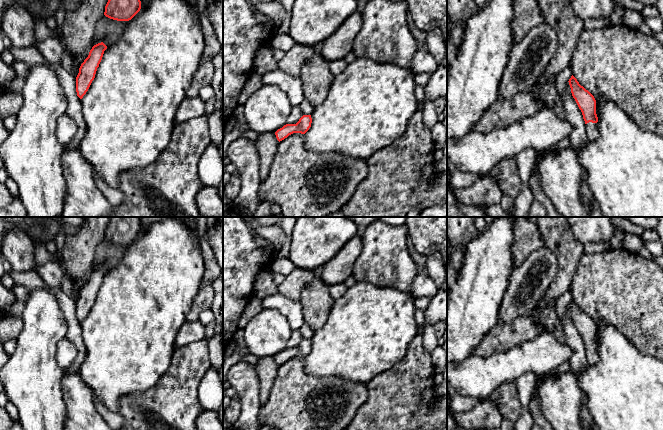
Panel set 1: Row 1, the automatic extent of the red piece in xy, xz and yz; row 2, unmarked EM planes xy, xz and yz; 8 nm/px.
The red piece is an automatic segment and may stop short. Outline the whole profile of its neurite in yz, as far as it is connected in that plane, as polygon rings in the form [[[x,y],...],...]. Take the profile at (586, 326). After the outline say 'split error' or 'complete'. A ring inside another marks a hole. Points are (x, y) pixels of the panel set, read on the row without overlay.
[[[573,299],[568,306],[572,320],[582,336],[589,364],[598,364],[600,358],[597,351],[598,341],[596,338],[596,324],[594,320],[581,310]]]; split error

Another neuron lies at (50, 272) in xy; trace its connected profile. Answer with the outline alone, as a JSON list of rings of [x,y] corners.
[[[49,261],[43,265],[36,266],[35,271],[48,286],[61,289],[63,272],[59,263]]]

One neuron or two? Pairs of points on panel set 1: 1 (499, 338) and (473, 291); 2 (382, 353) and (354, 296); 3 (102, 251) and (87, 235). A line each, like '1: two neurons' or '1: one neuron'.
1: two neurons
2: one neuron
3: two neurons

